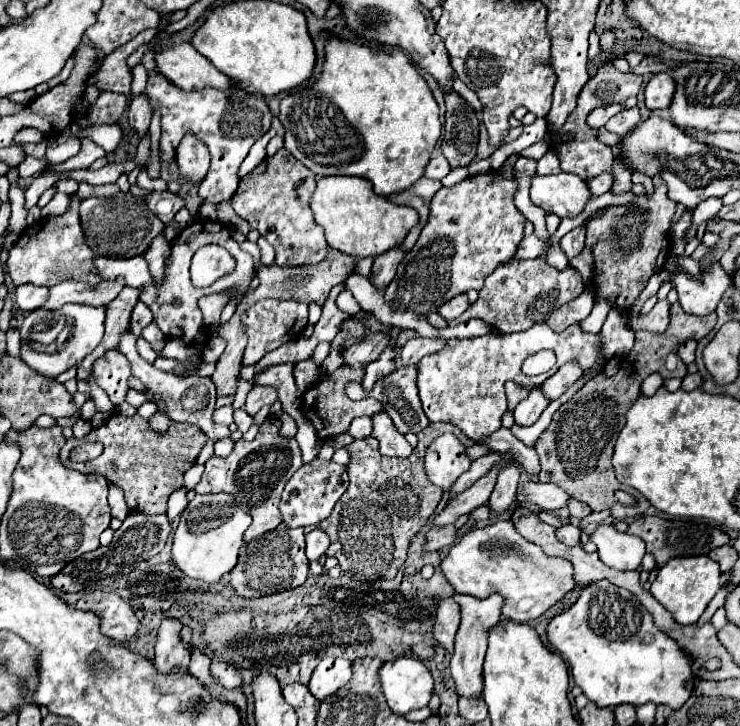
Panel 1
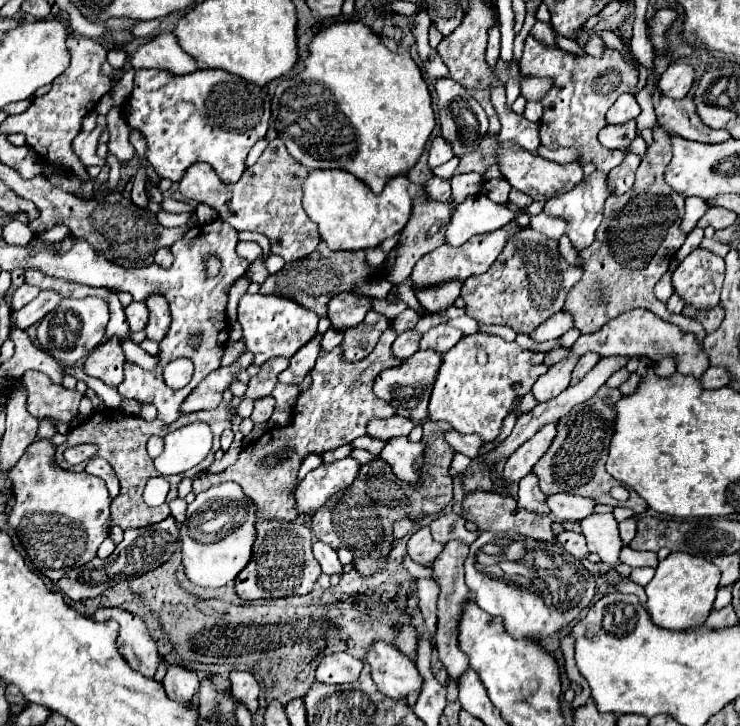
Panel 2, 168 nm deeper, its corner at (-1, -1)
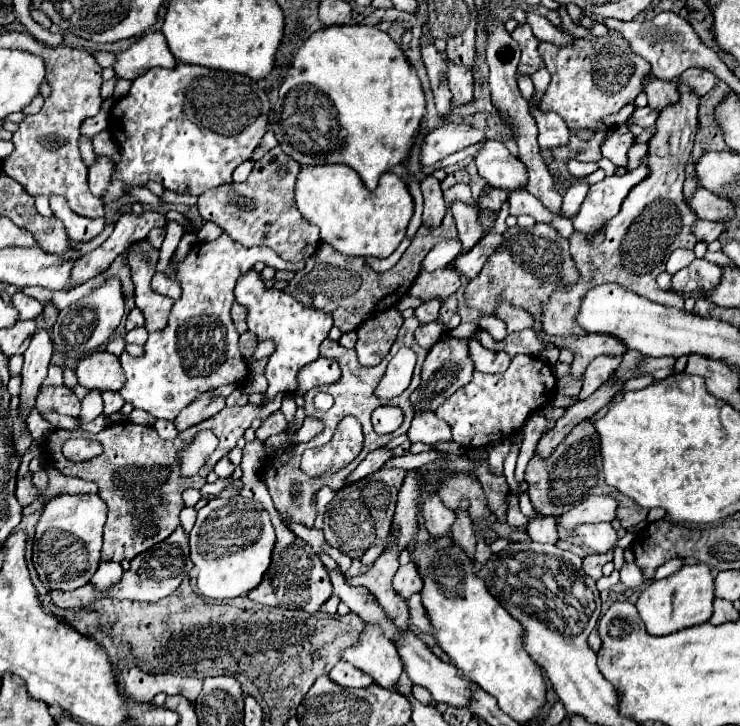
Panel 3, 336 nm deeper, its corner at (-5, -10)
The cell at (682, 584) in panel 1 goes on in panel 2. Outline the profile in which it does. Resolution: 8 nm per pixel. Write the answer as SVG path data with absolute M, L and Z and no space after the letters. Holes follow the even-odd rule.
M672 552L668 558L660 560L654 578L646 584L648 614L652 622L666 630L692 630L706 622L720 582L720 570L698 556L684 552Z

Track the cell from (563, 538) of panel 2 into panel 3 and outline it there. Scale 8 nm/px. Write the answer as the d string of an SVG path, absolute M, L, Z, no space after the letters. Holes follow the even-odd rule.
M613 549L608 551L608 555L586 555L582 559L582 567L584 567L586 575L590 575L594 579L600 579L604 563L608 563L608 561L612 561L613 559L613 551Z

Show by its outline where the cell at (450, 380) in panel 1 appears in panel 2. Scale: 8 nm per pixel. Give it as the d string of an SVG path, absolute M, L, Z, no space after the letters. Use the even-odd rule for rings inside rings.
M488 334L464 336L452 350L448 350L444 354L444 362L438 370L438 378L436 378L430 406L428 406L430 418L432 420L446 420L460 434L478 434L480 438L484 438L484 442L494 442L502 430L502 420L512 412L516 398L520 400L522 396L526 396L532 390L534 382L542 374L546 374L548 368L544 364L544 356L546 356L544 352L522 348L516 342L510 344L498 336L488 336ZM478 348L484 348L488 352L488 362L484 366L480 366L476 362L476 350Z

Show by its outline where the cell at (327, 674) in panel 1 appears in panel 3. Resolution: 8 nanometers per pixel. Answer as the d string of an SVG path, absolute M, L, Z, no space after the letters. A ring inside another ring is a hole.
M338 661L332 671L328 673L328 677L340 685L340 687L368 687L372 685L372 677L360 669L356 669L354 665L346 663L346 661Z

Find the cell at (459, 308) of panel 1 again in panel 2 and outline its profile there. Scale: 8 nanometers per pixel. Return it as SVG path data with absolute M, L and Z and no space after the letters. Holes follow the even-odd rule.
M444 282L444 286L432 286L432 290L416 290L416 298L420 306L428 312L442 312L454 304L460 296L462 282Z

